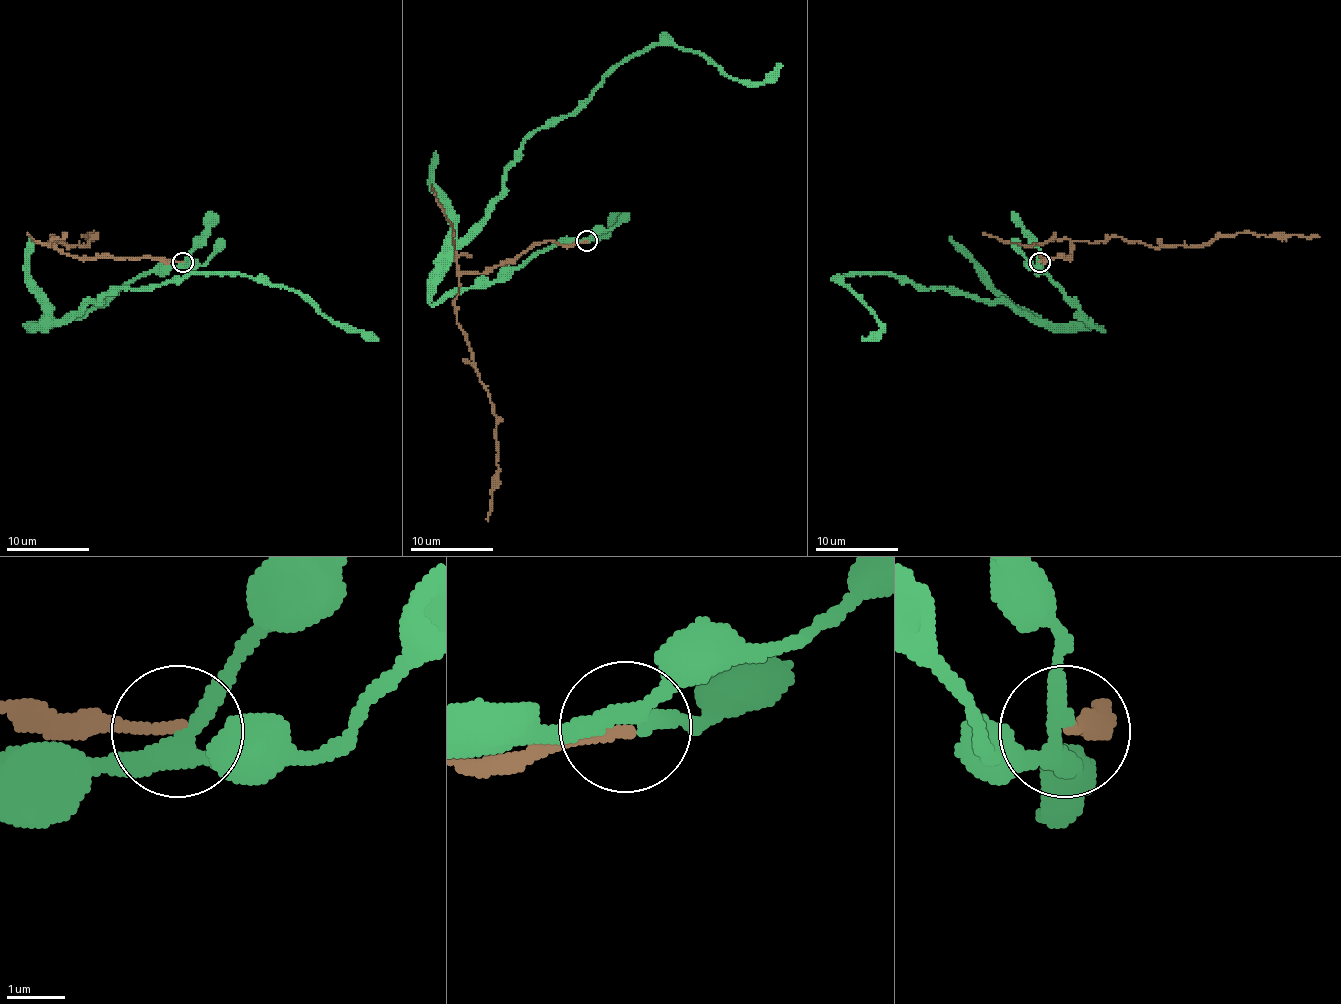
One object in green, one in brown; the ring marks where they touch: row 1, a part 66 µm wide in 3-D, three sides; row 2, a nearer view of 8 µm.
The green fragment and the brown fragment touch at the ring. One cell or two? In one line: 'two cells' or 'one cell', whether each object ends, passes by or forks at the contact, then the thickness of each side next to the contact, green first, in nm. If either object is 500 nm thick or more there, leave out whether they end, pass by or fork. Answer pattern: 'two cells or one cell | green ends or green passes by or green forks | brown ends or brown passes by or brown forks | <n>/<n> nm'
two cells | green forks | brown ends | 280/180 nm

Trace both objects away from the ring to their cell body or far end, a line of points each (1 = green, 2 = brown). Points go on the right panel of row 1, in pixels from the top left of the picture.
1: (1039, 261), (1101, 330), (1045, 328), (1003, 303), (889, 274), (850, 274), (843, 278), (881, 322), (864, 340)
2: (1039, 261), (1070, 257), (1072, 243), (1111, 237), (1151, 247), (1190, 247), (1211, 243), (1219, 234), (1319, 237)

